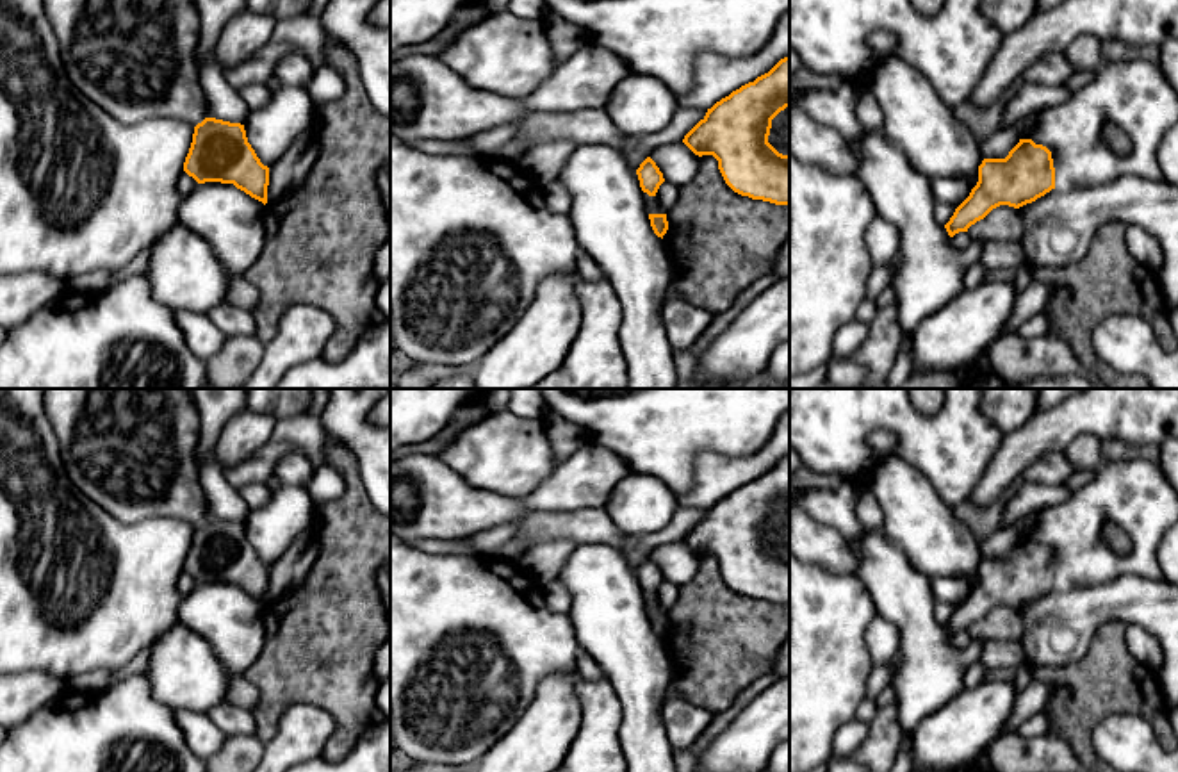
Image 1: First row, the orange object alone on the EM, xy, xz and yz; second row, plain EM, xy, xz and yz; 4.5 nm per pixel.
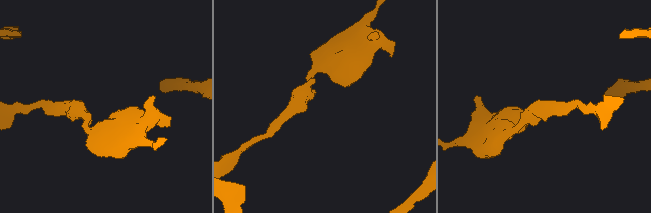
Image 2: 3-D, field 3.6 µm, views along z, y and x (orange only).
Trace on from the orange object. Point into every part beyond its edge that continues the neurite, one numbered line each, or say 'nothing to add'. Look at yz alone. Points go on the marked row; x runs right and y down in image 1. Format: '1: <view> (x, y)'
nothing to add

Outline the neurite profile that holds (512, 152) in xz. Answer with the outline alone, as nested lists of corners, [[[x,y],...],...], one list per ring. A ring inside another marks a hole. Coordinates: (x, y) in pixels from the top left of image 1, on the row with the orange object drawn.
[[[517,134],[511,141],[508,141],[499,155],[495,157],[499,162],[519,166],[524,160],[528,152],[528,139]]]

